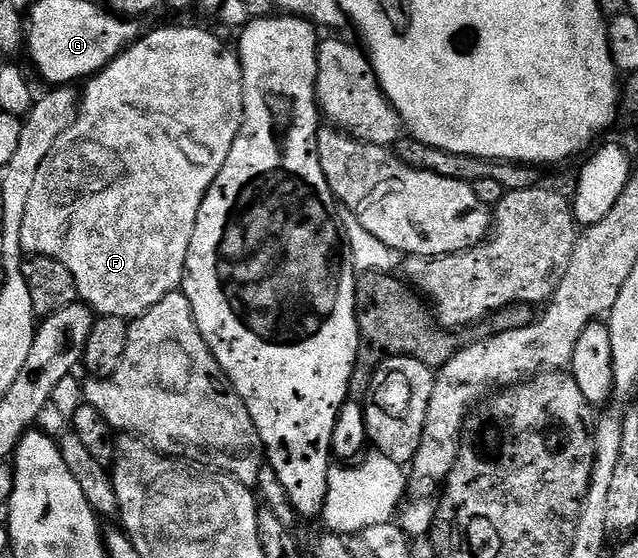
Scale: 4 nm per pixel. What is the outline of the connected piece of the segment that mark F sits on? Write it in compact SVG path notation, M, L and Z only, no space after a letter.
M164 26L161 30L152 30L136 39L124 53L119 54L110 65L95 75L82 90L79 113L71 126L66 128L50 149L49 155L42 160L35 177L34 188L30 191L26 203L26 212L22 221L20 245L29 255L41 258L53 258L62 263L76 281L78 298L100 316L111 316L121 320L141 318L154 304L158 304L167 294L179 291L184 280L184 265L194 236L194 224L198 220L198 208L214 184L226 156L240 131L244 119L244 93L242 92L242 68L240 55L232 50L220 38L215 38L208 30L199 30L196 26Z

